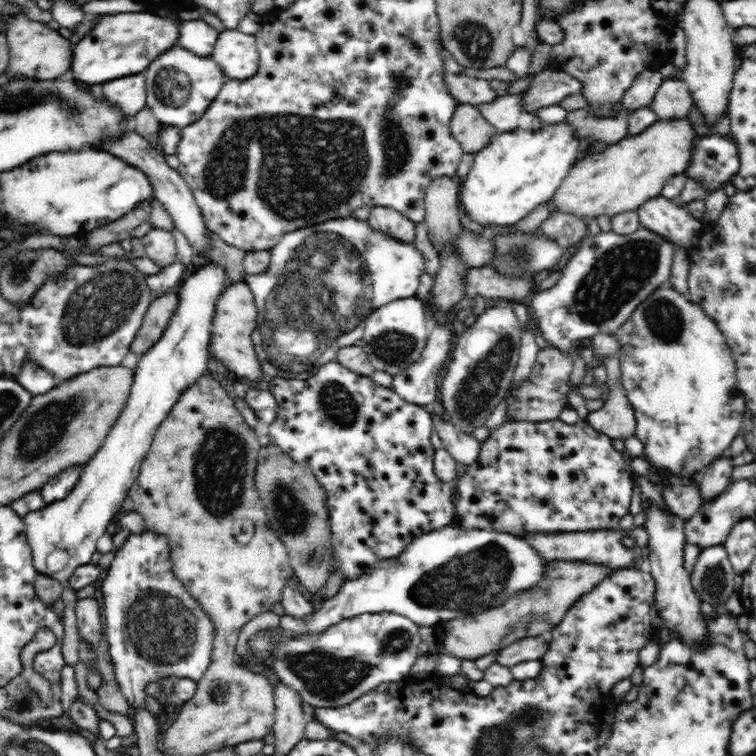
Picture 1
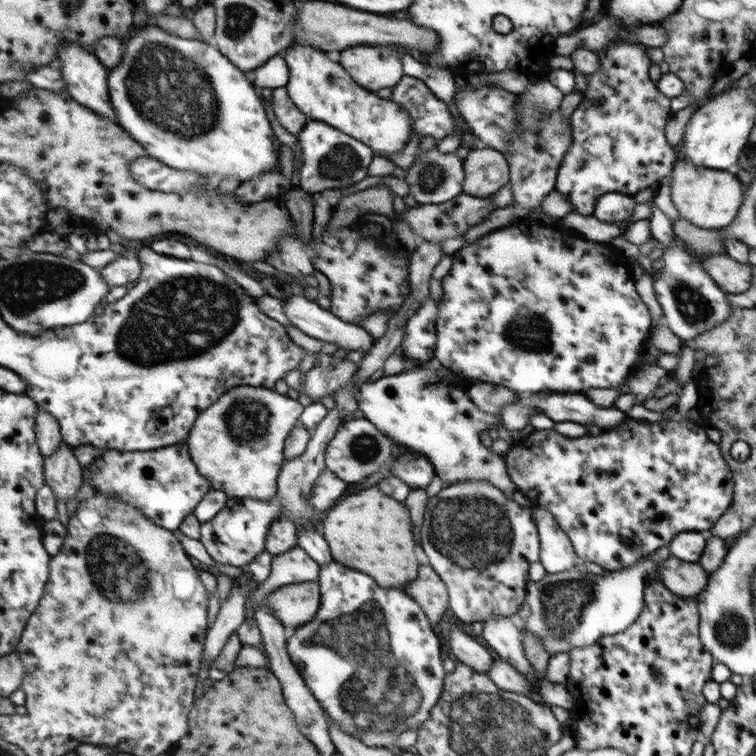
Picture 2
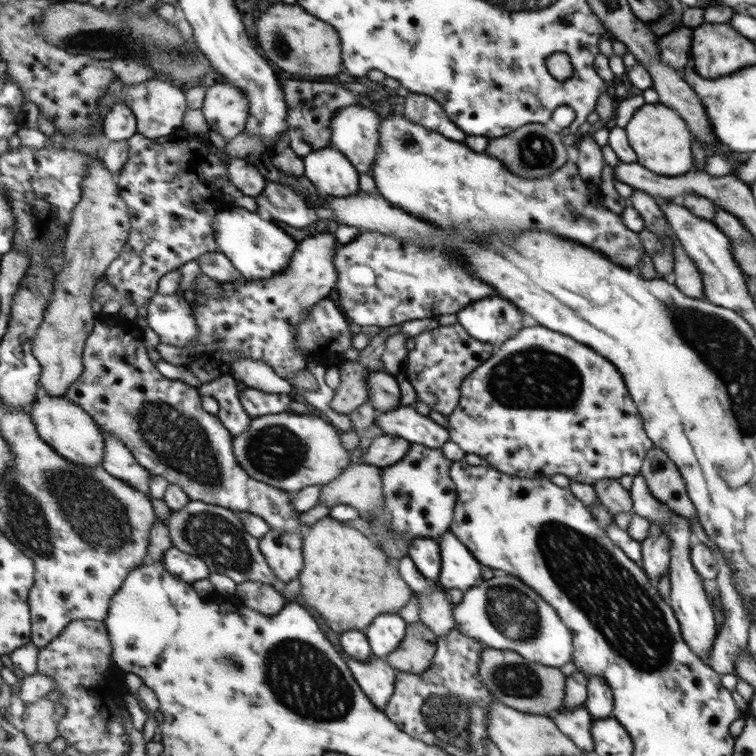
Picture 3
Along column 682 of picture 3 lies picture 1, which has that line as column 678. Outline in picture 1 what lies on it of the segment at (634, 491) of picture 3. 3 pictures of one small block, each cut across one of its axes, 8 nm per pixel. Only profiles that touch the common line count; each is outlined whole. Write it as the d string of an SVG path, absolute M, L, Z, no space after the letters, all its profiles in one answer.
M651 503L651 507L646 512L646 517L647 521L643 527L648 533L648 544L645 550L650 560L651 575L655 580L654 616L656 623L663 622L665 628L675 628L675 632L679 632L679 636L683 636L683 640L687 640L687 644L696 644L696 640L704 640L704 632L708 632L708 629L704 627L704 617L700 615L701 601L694 593L689 574L684 569L685 521L669 509L668 512L658 509L654 503Z

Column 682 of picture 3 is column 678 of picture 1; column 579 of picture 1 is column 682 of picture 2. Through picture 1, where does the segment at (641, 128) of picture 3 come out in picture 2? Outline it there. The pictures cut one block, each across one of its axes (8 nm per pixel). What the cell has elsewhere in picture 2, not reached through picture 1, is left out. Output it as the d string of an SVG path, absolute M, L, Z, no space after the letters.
M680 159L674 164L671 172L671 200L679 212L679 216L703 229L721 229L728 227L745 200L742 182L730 170L712 170L702 166L694 166Z

